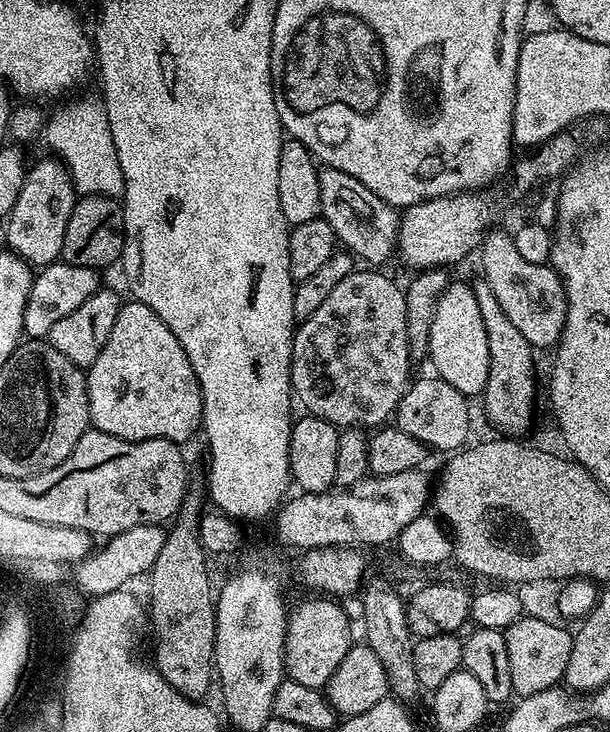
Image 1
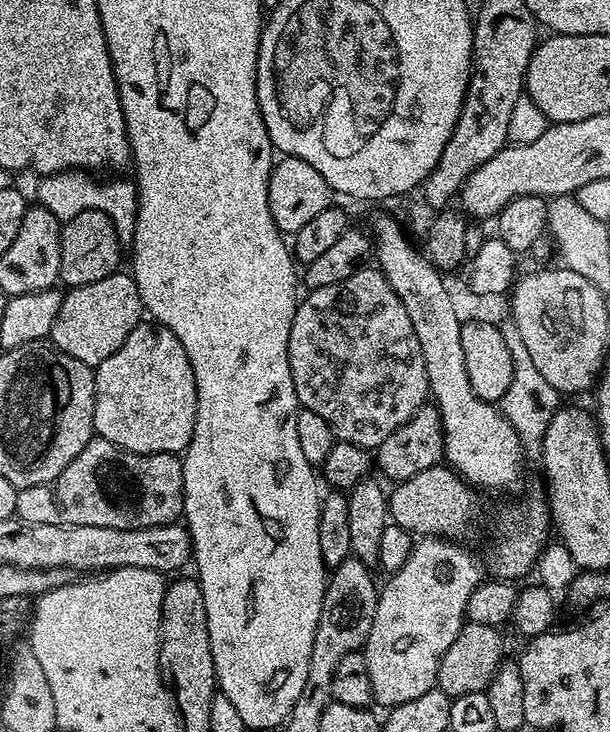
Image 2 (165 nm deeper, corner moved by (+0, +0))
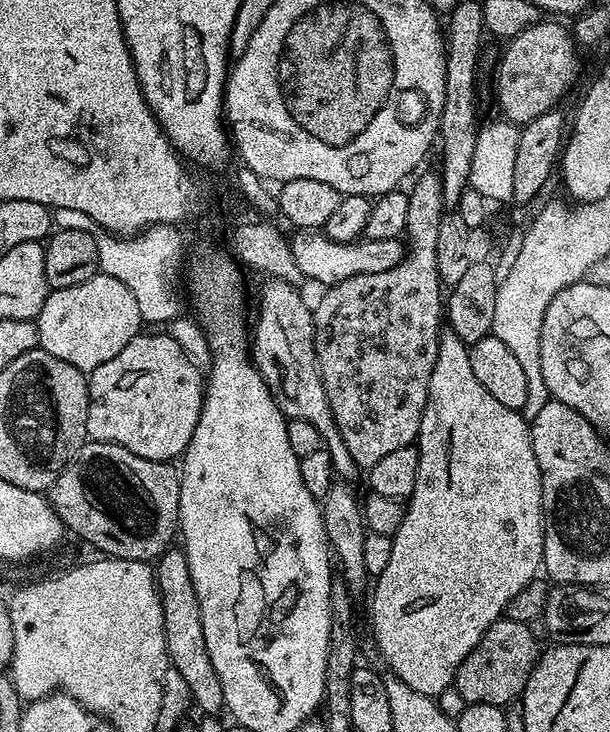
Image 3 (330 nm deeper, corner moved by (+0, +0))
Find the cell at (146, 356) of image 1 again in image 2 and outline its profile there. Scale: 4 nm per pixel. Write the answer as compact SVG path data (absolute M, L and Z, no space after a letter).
M141 322L137 328L130 330L130 338L126 338L126 342L122 342L122 346L118 346L118 350L106 358L106 362L95 365L94 371L94 432L99 439L138 454L180 454L187 449L196 421L196 379L182 342L178 342L169 328L159 327L152 322Z

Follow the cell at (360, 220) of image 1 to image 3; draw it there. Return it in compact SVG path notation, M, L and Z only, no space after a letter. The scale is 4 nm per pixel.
M451 330L440 333L438 342L438 358L434 362L434 374L430 374L430 386L426 406L422 410L420 435L418 437L418 478L414 478L414 490L407 497L404 510L404 521L392 536L390 546L390 563L386 570L375 577L372 592L372 632L376 635L376 644L388 663L387 671L397 676L410 690L418 690L418 694L426 694L439 698L447 688L453 687L458 666L478 646L482 634L490 630L495 620L505 615L510 598L522 590L531 580L537 579L544 562L544 507L542 506L542 474L538 470L538 458L534 458L534 442L529 421L515 408L502 406L494 394L490 394L478 382L478 377L470 366L469 345Z

